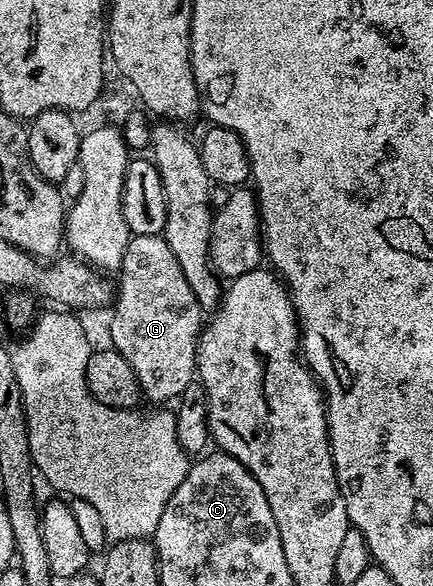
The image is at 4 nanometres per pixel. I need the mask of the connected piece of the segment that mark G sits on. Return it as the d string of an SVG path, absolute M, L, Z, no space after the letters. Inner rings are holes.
M130 235L119 269L120 276L121 281L118 279L115 284L115 307L112 309L113 321L109 324L108 343L130 363L138 378L142 397L146 401L149 399L153 406L168 405L165 404L168 400L169 403L176 401L183 390L194 383L197 374L197 342L201 338L203 327L203 309L199 306L191 286L187 286L183 269L179 267L175 254L171 254L171 246L167 246L164 235Z

